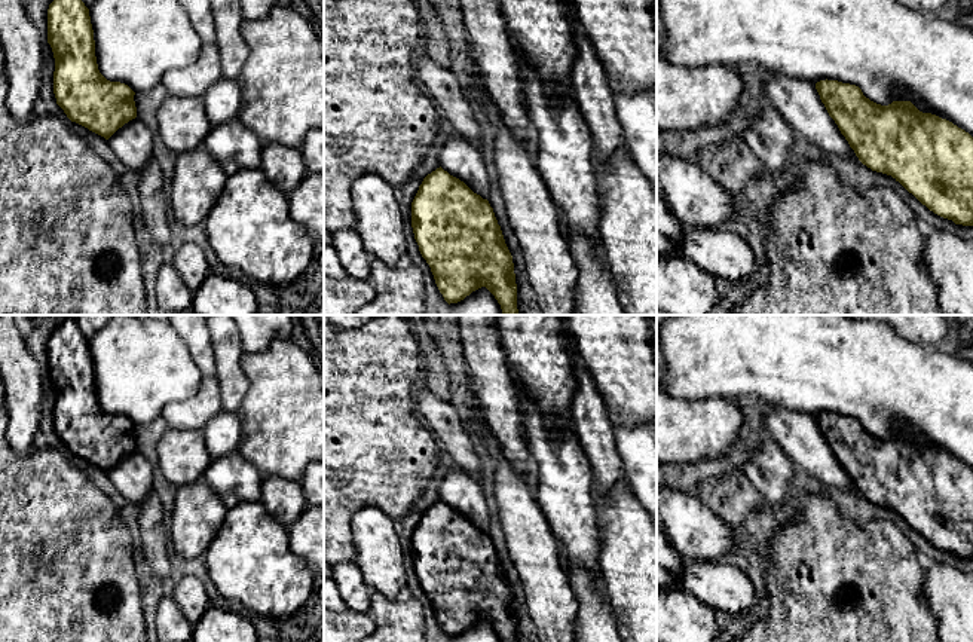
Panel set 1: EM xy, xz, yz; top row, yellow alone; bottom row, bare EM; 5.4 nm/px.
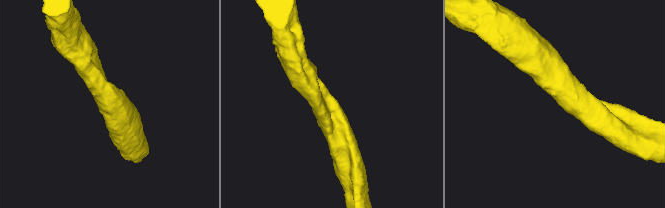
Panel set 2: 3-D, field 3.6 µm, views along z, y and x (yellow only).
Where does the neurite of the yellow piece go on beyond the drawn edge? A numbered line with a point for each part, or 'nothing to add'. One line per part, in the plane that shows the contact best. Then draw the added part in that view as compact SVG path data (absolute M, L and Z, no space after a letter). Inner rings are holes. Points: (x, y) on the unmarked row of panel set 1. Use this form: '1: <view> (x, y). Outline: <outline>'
1: yz (798, 434). Outline: M772 404L765 413L769 437L787 458L823 482L830 490L859 493L835 453L829 449L816 418Z

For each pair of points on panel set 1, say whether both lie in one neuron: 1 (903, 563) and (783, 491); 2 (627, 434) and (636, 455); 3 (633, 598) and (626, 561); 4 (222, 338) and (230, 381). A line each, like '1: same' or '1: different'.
1: different
2: same
3: same
4: same

